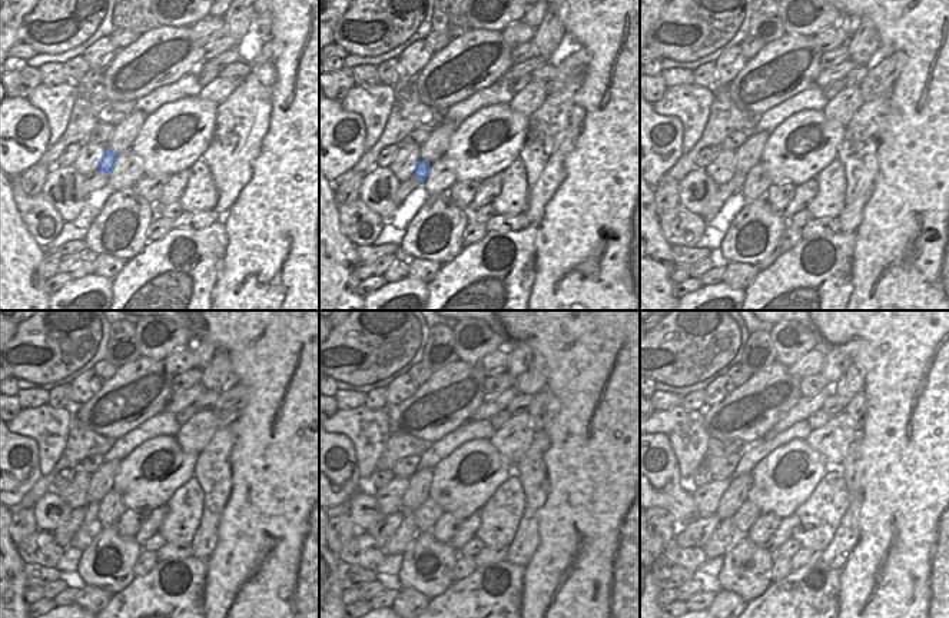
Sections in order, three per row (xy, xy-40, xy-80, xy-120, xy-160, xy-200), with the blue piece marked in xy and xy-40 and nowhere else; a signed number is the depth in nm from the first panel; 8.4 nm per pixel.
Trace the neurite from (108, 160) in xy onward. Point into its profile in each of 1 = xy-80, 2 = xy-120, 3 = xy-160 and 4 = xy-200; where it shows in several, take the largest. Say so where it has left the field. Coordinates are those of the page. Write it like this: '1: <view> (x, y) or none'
1: xy-80 (737, 180)
2: xy-120 (80, 540)
3: xy-160 (401, 540)
4: xy-200 (722, 538)

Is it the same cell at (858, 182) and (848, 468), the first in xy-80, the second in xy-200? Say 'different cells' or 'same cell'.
same cell

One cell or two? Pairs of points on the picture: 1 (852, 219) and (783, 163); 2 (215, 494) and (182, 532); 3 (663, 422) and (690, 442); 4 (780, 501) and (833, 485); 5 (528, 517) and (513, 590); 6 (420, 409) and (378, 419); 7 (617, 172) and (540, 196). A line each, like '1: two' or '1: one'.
1: two
2: two
3: one
4: two
5: two
6: two
7: two

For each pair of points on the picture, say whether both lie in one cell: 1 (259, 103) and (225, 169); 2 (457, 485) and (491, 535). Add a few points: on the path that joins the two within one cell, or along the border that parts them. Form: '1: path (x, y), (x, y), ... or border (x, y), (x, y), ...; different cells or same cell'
1: path (244, 119), (239, 146), (234, 153); same cell
2: border (500, 485), (477, 509); different cells

